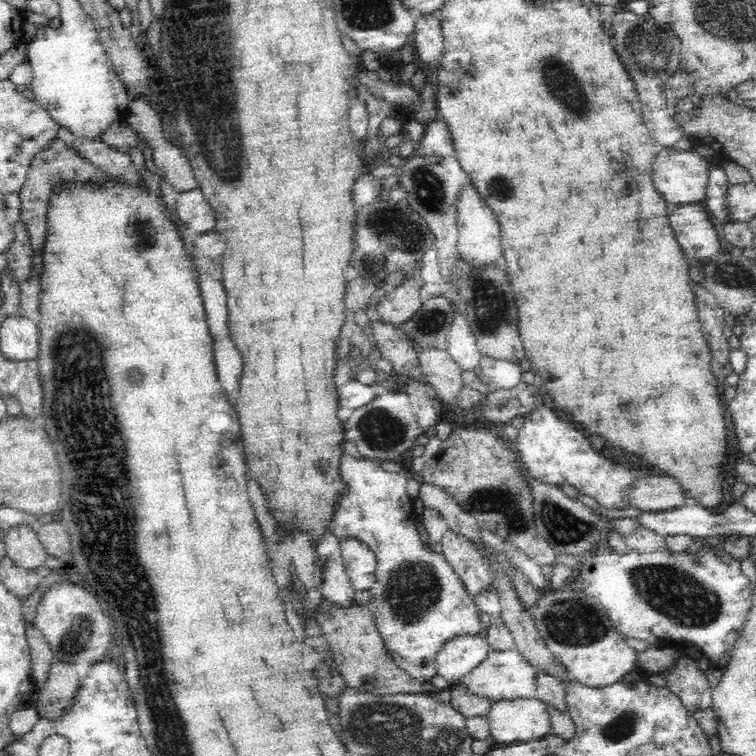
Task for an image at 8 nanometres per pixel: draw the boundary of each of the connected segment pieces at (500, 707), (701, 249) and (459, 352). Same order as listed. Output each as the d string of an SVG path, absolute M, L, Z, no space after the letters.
M535 698L493 701L485 716L496 743L525 743L552 731L545 702Z
M669 203L668 209L670 226L691 261L701 264L720 253L720 236L710 222L710 214L699 203Z
M458 314L450 326L447 351L460 365L461 370L478 372L480 349L476 337L464 316Z

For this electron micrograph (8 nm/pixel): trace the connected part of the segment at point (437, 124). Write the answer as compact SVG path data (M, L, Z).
M439 112L433 122L425 127L425 133L421 138L420 144L415 147L415 152L420 156L428 154L430 156L443 157L454 154L455 148L450 125Z

